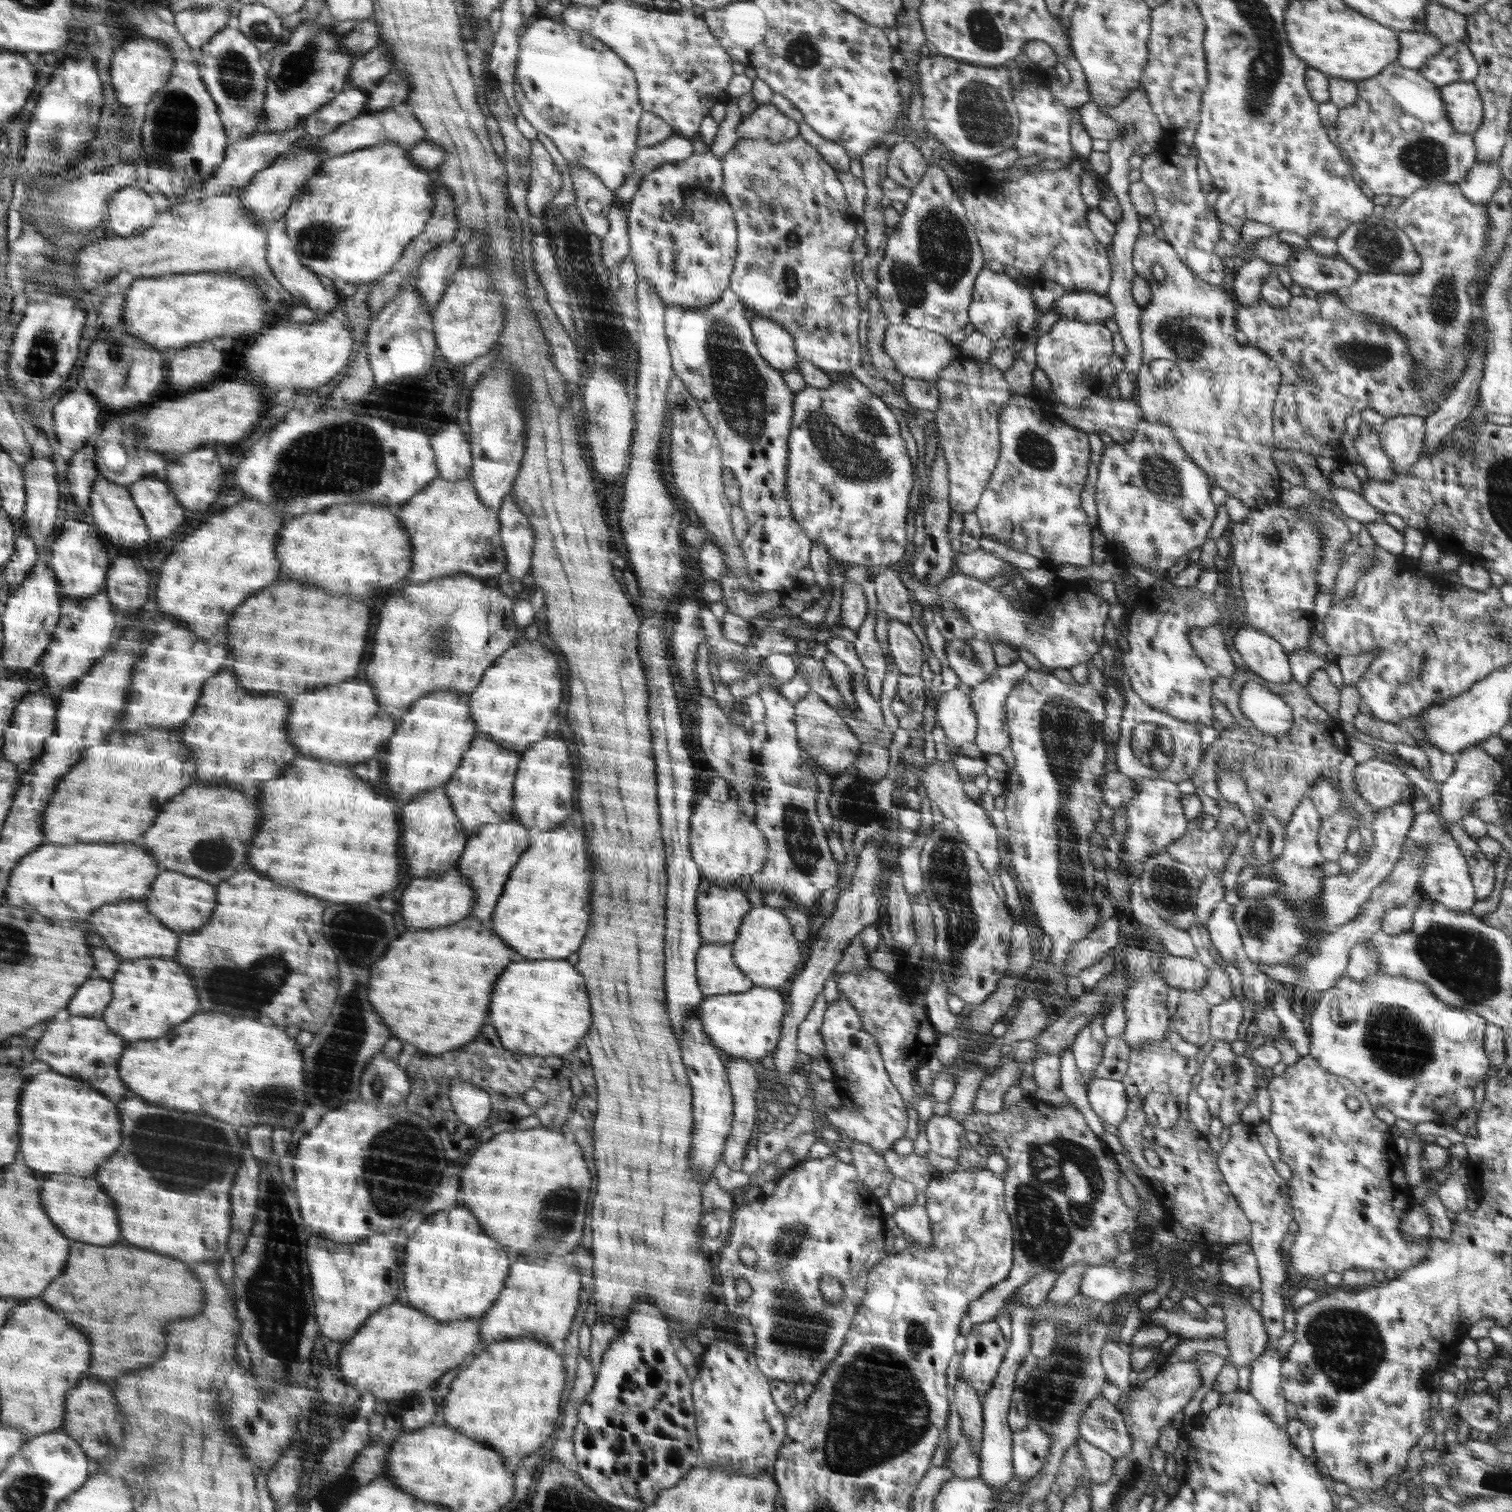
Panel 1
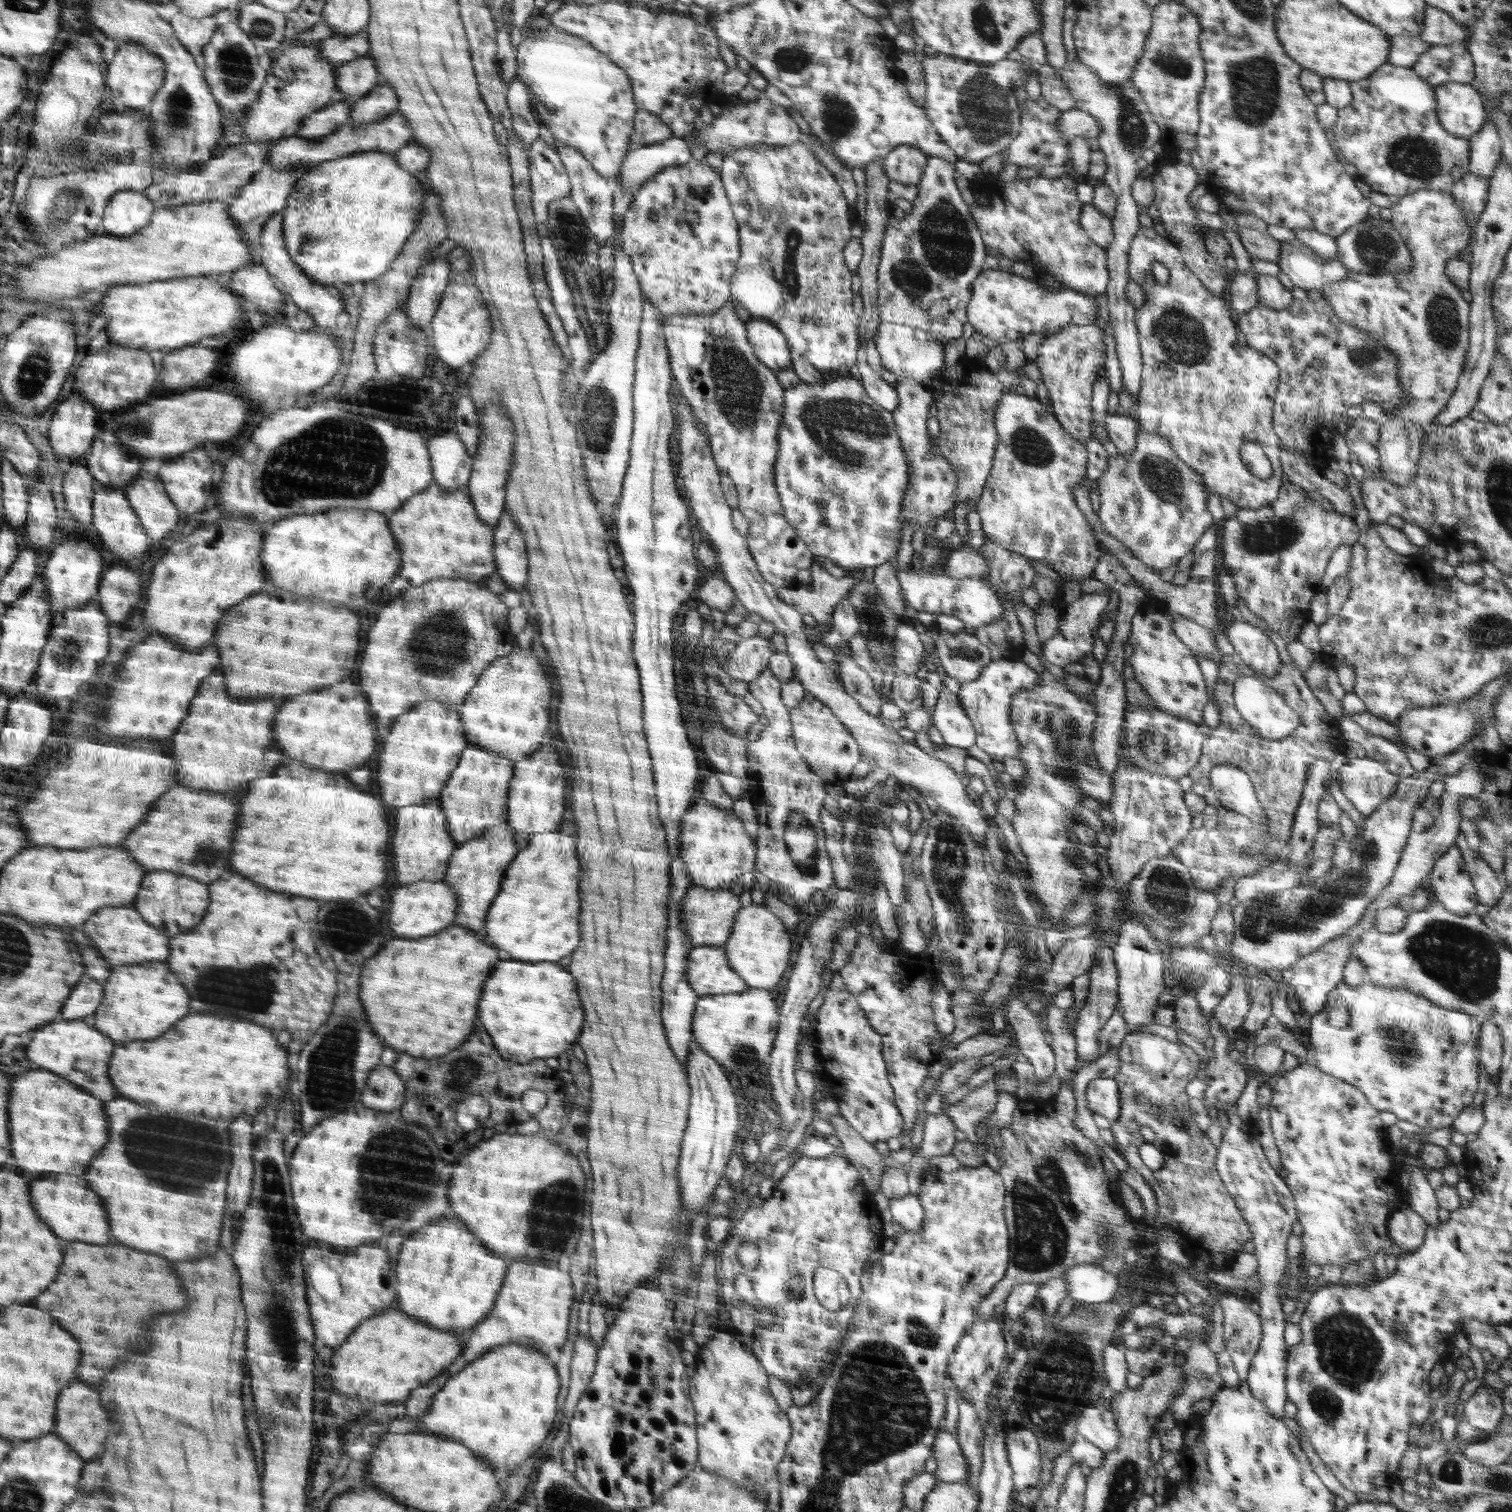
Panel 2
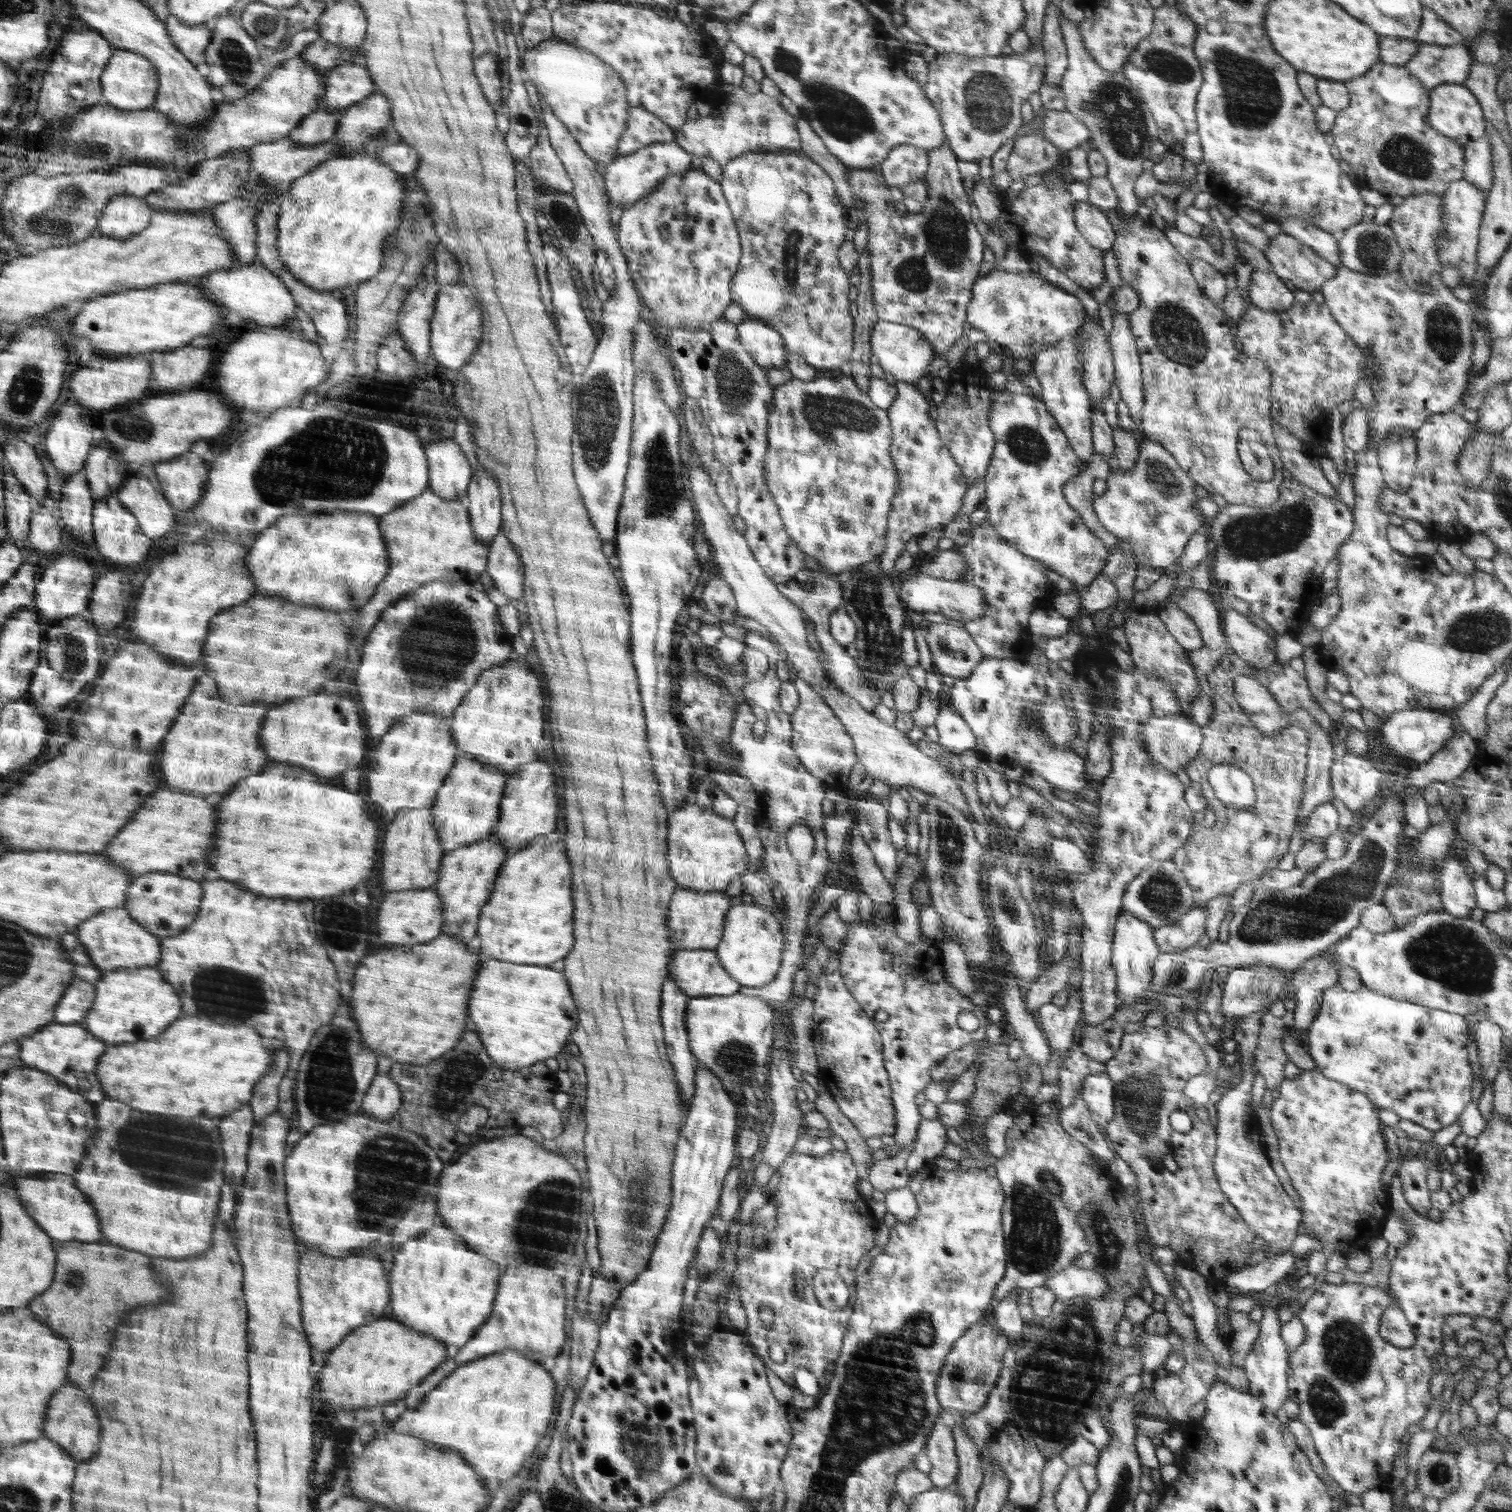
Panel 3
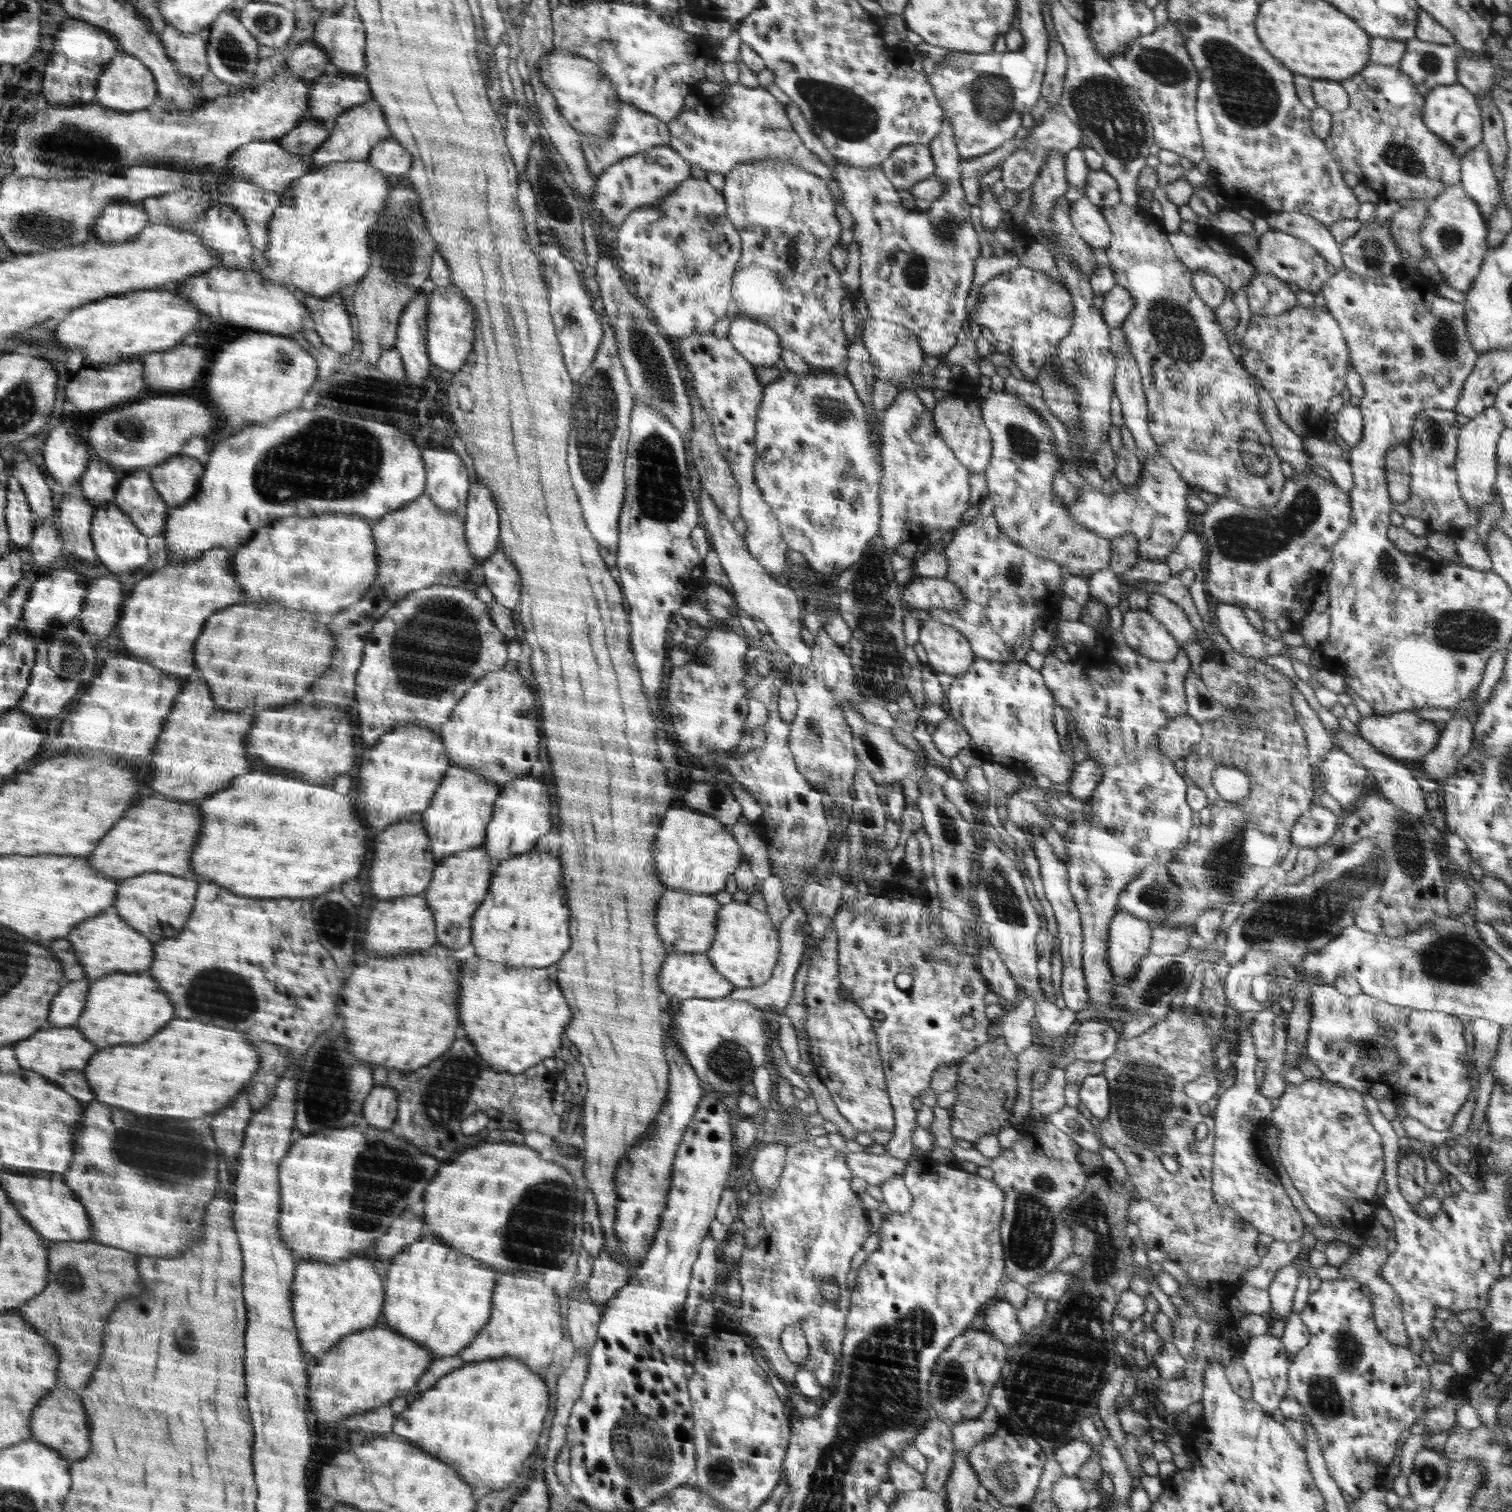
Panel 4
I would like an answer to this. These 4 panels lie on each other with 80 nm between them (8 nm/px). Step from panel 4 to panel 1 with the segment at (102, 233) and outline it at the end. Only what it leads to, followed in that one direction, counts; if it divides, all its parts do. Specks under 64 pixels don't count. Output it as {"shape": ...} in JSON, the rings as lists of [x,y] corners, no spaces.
{"shape":[[[126,186],[107,203],[108,227],[116,236],[131,237],[146,233],[158,216],[156,200],[140,186]]]}

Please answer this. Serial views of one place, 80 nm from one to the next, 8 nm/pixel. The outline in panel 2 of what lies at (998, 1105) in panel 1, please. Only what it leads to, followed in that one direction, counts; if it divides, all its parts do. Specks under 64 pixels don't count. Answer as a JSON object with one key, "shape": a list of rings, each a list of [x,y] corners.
{"shape":[[[995,1080],[986,1081],[981,1087],[970,1091],[962,1100],[949,1105],[943,1113],[950,1117],[950,1120],[952,1120],[960,1132],[964,1132],[968,1136],[968,1140],[974,1142],[976,1140],[976,1134],[981,1134],[977,1130],[977,1124],[982,1119],[987,1119],[994,1112],[997,1105],[997,1098],[998,1092]]]}

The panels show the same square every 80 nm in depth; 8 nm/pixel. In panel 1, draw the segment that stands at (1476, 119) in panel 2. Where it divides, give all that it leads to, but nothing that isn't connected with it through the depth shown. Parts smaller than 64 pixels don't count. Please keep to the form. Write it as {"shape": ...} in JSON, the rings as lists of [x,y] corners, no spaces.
{"shape":[[[1473,82],[1439,87],[1450,124],[1458,132],[1473,134],[1483,121],[1483,100]]]}

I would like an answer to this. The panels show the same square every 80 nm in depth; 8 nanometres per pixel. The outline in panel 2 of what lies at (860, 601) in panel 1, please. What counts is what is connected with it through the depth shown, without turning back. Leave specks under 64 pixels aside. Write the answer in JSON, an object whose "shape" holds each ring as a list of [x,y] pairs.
{"shape":[[[845,596],[836,606],[832,619],[833,627],[823,637],[821,643],[828,648],[836,648],[841,642],[847,642],[860,632],[860,619],[855,606]]]}

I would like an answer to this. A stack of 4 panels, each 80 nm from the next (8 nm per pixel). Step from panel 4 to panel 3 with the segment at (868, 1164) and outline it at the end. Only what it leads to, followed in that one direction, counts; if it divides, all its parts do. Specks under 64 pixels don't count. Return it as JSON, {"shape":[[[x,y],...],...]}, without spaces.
{"shape":[[[915,1140],[908,1148],[900,1149],[893,1157],[875,1160],[868,1167],[868,1181],[874,1189],[886,1193],[896,1188],[906,1188],[909,1182],[906,1161],[912,1150]]]}

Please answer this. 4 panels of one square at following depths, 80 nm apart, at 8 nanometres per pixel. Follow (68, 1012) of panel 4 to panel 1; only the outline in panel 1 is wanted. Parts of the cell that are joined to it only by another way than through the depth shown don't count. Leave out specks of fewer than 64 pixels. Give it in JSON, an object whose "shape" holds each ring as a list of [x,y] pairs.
{"shape":[[[93,975],[79,986],[78,992],[67,1006],[71,1016],[86,1016],[101,1013],[112,1000],[112,985],[109,980]]]}

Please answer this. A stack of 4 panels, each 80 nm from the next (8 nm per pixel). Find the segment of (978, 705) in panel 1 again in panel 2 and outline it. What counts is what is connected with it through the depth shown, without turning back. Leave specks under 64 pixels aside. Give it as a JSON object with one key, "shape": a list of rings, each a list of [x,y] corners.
{"shape":[[[1002,658],[991,660],[979,674],[970,682],[963,682],[959,686],[958,695],[964,713],[968,714],[968,719],[974,723],[974,731],[976,732],[975,744],[989,754],[994,760],[1003,762],[1006,757],[1018,759],[1020,755],[1021,745],[1016,740],[1016,734],[1012,730],[1012,722],[1010,722],[1010,703],[1012,696],[1018,695],[1020,690],[1032,689],[1036,686],[1039,675],[1024,661],[1016,658],[1008,660]]]}

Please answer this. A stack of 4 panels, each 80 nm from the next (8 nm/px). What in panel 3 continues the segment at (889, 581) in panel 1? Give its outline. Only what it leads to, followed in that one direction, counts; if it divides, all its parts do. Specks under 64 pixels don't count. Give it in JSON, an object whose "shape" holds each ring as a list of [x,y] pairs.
{"shape":[[[897,381],[895,387],[897,388],[897,395],[895,401],[888,408],[887,415],[889,416],[892,435],[889,453],[892,464],[896,469],[898,488],[896,488],[896,494],[894,494],[896,498],[892,498],[888,515],[885,534],[886,546],[881,554],[881,569],[883,575],[886,575],[891,581],[896,580],[895,583],[898,585],[899,576],[893,566],[898,556],[901,556],[901,553],[904,552],[906,542],[912,540],[912,536],[923,535],[935,528],[944,528],[949,522],[952,522],[959,514],[968,486],[962,469],[956,464],[950,451],[942,444],[937,426],[928,415],[928,395],[925,393],[925,388],[918,389],[913,383],[902,381]]]}

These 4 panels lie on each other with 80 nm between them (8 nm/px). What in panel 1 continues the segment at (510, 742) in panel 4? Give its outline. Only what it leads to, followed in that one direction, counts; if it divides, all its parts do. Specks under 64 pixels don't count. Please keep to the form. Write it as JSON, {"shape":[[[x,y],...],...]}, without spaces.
{"shape":[[[522,635],[520,646],[512,646],[486,670],[476,690],[470,694],[472,719],[479,734],[487,734],[492,742],[524,753],[532,744],[544,739],[546,728],[562,702],[562,672],[556,666],[556,654],[544,647],[539,639],[529,641]]]}

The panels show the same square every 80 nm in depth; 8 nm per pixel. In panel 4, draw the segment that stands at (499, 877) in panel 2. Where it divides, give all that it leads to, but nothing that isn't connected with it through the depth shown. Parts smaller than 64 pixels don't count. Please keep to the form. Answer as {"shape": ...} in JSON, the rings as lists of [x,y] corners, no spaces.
{"shape":[[[483,845],[453,854],[437,865],[430,888],[425,890],[424,895],[435,915],[437,938],[442,946],[457,951],[471,943],[472,915],[485,900],[497,866]]]}

